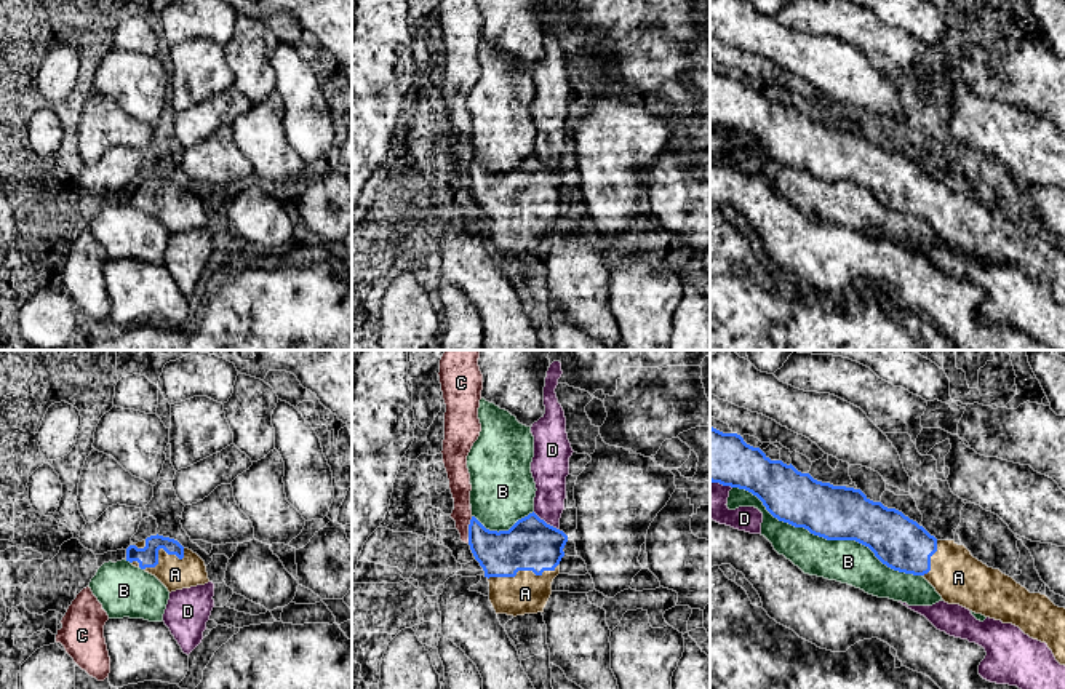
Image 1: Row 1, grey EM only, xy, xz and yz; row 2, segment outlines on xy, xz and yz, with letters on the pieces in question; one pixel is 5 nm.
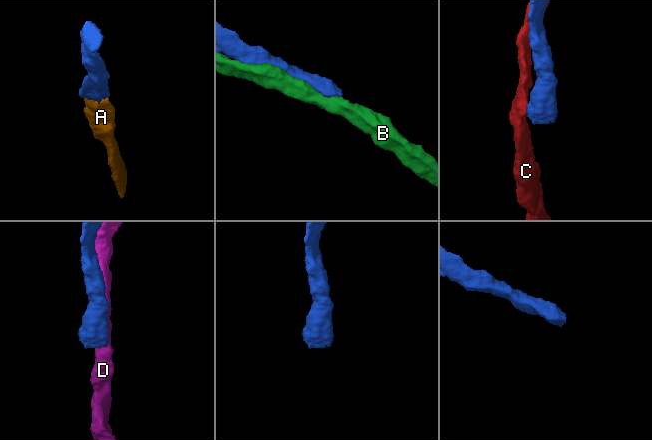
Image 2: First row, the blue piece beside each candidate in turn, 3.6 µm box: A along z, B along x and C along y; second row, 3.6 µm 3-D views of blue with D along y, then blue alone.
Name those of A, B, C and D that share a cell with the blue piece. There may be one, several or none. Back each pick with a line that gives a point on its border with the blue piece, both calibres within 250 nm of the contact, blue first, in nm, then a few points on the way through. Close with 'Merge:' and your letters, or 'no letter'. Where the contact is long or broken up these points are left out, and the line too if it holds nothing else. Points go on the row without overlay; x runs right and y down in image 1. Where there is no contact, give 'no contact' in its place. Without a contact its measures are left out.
A: xz (523, 211) | 260/200 nm
Merge: A

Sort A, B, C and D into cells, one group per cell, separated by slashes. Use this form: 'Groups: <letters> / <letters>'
Groups: A / B / C / D

